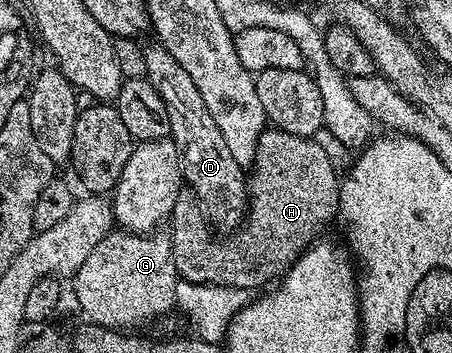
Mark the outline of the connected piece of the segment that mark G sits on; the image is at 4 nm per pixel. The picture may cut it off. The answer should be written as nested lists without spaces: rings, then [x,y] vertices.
[[[116,228],[101,240],[90,256],[86,256],[86,264],[76,270],[74,281],[76,302],[91,325],[102,326],[106,330],[132,332],[135,326],[144,326],[175,307],[178,275],[172,255],[172,236],[168,232],[160,233],[129,234],[126,230]]]

